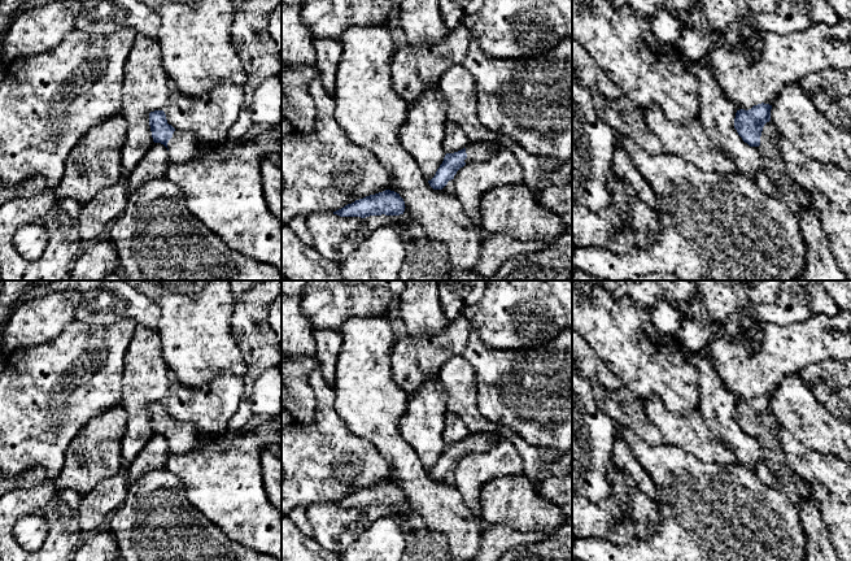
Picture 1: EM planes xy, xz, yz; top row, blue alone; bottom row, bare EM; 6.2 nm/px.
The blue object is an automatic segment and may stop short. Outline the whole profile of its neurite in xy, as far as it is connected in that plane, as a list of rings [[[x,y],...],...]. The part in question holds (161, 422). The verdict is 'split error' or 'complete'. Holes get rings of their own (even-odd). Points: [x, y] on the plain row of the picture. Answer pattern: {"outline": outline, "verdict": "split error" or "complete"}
{"outline": [[[163,401],[149,404],[149,417],[154,434],[161,434],[169,440],[171,453],[187,453],[211,443],[201,439],[198,431],[191,423],[176,422],[167,414]]], "verdict": "split error"}

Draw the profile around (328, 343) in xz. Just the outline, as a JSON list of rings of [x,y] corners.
[[[314,329],[313,335],[315,339],[314,357],[319,364],[324,379],[333,387],[342,336],[340,332],[330,329]]]

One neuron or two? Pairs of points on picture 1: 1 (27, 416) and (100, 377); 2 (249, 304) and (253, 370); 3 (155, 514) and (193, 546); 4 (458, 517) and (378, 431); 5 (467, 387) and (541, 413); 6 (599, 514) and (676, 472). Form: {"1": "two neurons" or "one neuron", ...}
{"1": "one neuron", "2": "one neuron", "3": "one neuron", "4": "one neuron", "5": "two neurons", "6": "two neurons"}

